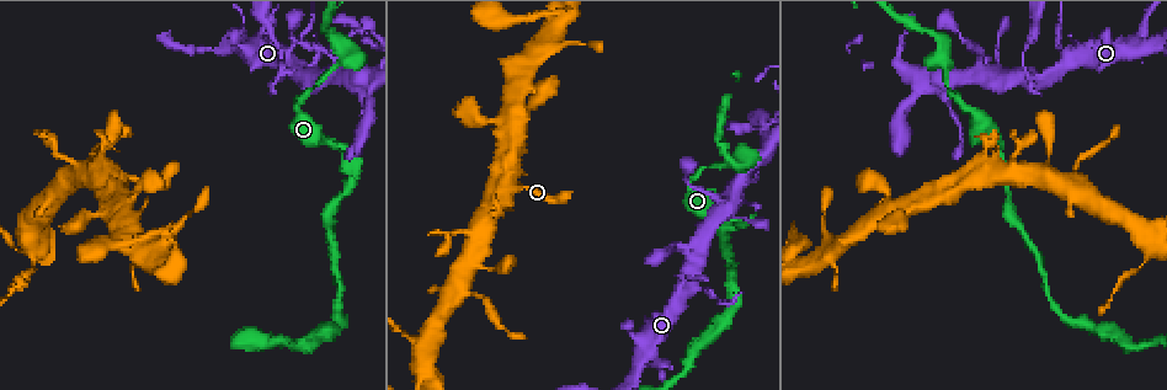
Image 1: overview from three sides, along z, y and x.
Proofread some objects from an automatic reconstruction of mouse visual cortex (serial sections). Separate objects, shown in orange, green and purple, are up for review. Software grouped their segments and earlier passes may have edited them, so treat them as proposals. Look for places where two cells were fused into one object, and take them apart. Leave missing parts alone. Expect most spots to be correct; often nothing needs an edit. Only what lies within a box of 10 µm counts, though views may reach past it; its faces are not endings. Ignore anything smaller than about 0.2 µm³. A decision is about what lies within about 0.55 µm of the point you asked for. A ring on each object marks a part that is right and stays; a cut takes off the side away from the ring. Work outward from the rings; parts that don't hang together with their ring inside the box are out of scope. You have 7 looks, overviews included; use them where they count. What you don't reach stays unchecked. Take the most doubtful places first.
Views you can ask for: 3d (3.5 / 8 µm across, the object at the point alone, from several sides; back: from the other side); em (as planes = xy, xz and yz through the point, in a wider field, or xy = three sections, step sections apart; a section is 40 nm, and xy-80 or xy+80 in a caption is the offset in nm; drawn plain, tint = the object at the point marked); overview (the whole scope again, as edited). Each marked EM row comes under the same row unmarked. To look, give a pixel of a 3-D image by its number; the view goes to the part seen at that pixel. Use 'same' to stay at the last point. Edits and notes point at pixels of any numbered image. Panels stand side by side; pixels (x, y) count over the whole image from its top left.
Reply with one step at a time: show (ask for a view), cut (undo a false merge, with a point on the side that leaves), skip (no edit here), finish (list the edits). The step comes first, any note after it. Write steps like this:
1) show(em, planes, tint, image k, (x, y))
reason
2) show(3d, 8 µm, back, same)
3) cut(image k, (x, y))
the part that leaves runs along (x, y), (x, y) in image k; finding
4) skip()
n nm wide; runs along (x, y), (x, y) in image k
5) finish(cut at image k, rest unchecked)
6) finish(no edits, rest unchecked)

show(3d, 3.5 µm, image 1, (944, 48))
abrupt turn

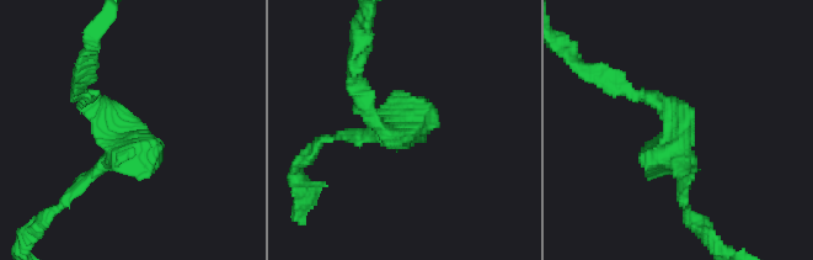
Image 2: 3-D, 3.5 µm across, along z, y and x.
show(em, xy, step 3, tint, image 2, (124, 134))

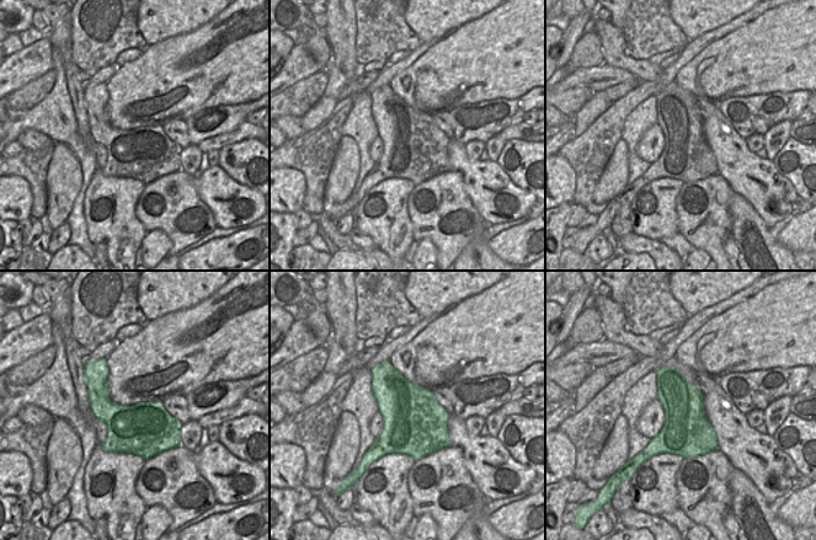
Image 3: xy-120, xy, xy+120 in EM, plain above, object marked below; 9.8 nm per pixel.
skip()
runs along (684, 195), (684, 120), (640, 96) in image 2; all the same cell

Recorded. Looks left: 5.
show(3d, 3.5 µm, image 1, (1040, 79))
side arm on a straight run

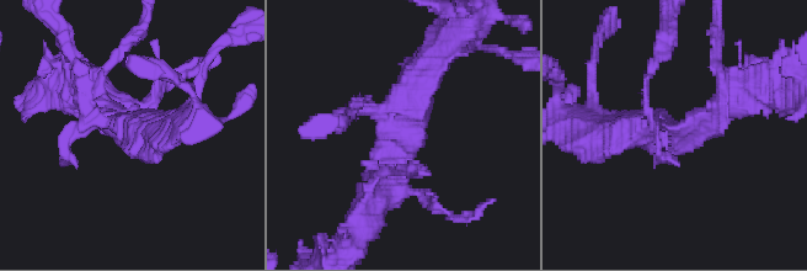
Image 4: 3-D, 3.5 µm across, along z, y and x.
show(em, planes, tint, image 4, (409, 126))
3 arms; arms of 100, 350, 400 nm; shape alone is not enough

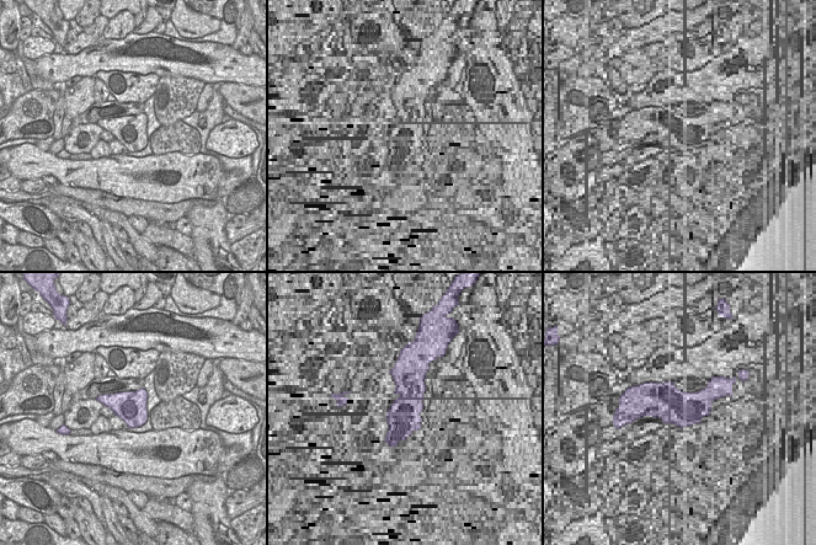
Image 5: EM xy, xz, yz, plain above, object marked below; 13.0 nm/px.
skip()
runs along (381, 194), (434, 58) in image 4; all the same cell

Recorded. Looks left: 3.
show(3d, 3.5 µm, image 1, (341, 196))
a narrow waist

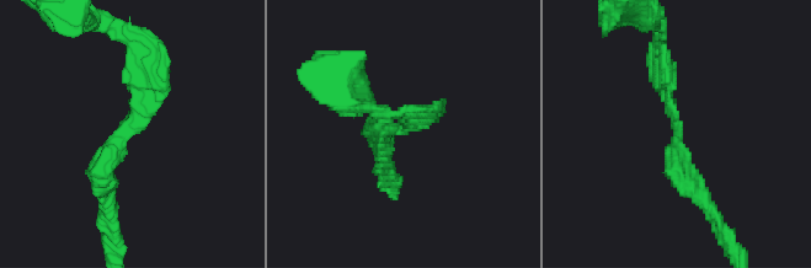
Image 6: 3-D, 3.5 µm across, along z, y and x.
show(em, xy, step 3, tint, image 6, (405, 131))
arms of 250, 300 nm

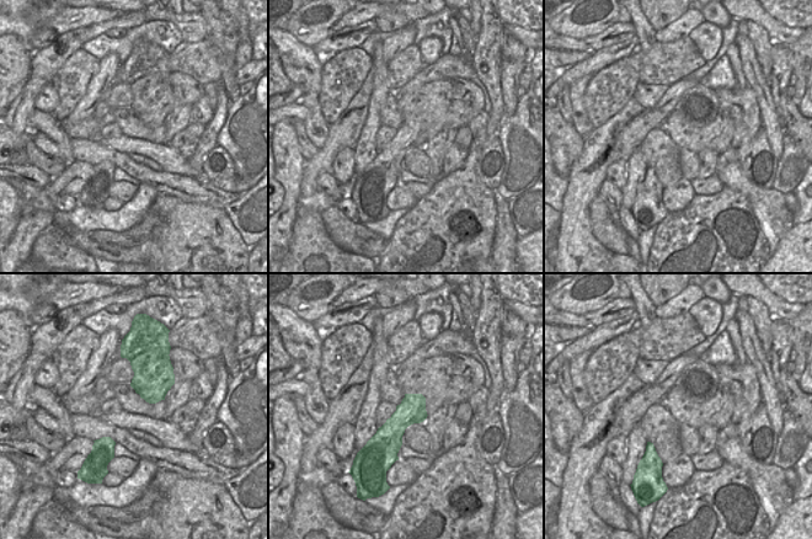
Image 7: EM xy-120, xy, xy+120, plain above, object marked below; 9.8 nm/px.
skip()
runs along (147, 62), (105, 198) in image 6; continuous, no second cell

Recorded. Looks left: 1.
finish(no edits, rest unchecked)

